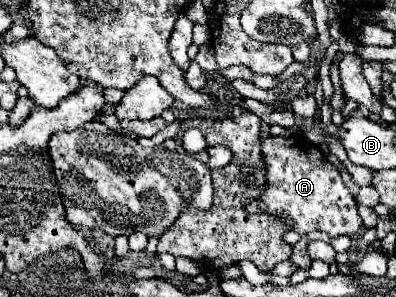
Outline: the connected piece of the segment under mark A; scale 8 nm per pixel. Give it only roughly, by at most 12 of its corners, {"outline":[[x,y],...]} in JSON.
{"outline":[[302,136],[262,140],[266,190],[250,214],[300,234],[356,234],[356,200]]}

